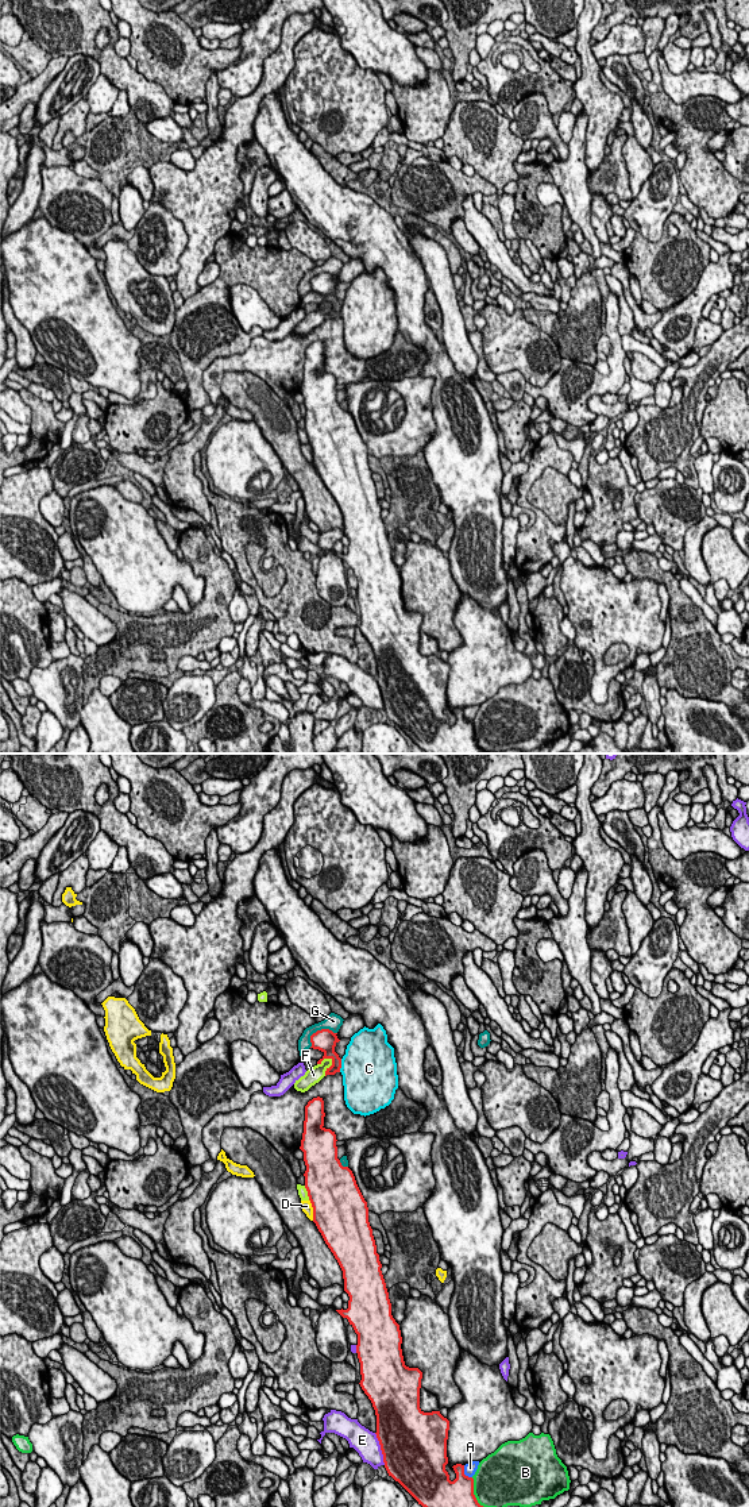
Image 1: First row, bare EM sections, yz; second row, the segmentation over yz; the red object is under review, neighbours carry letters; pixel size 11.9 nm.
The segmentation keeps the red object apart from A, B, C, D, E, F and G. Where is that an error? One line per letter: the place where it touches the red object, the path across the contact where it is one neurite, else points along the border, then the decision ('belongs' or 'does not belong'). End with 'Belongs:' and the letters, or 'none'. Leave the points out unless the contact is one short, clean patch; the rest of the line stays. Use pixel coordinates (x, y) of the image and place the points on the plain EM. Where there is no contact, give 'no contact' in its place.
A: meets red in yz at (463, 717); does not belong
B: meets red in yz at (475, 743); does not belong
C: meets red in yz at (340, 309); does not belong
D: meets red in yz at (313, 454); does not belong
E: meets red in yz at (381, 693); does not belong
F: meets red in yz at (329, 311); does not belong
G: meets red in yz at (317, 274); does not belong
Belongs: none

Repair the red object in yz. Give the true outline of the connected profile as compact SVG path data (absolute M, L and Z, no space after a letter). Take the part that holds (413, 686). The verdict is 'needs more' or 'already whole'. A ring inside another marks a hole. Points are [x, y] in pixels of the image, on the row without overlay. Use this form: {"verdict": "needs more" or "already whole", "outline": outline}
{"verdict": "already whole", "outline": "M317 340L305 350L304 377L300 393L304 396L306 409L305 432L313 451L313 466L321 477L325 487L337 504L344 523L344 535L348 537L348 552L336 554L358 578L356 597L360 606L360 631L372 647L377 659L377 682L383 698L385 712L422 751L426 754L495 754L480 749L474 739L474 722L464 718L464 709L453 709L456 722L449 724L445 714L448 708L447 683L449 664L440 655L424 656L420 652L420 632L422 616L418 612L405 609L402 600L402 581L399 569L391 559L391 547L382 519L382 508L377 497L372 473L368 466L368 451L355 420L348 411L343 411L337 402L336 378L324 371L324 344Z"}

